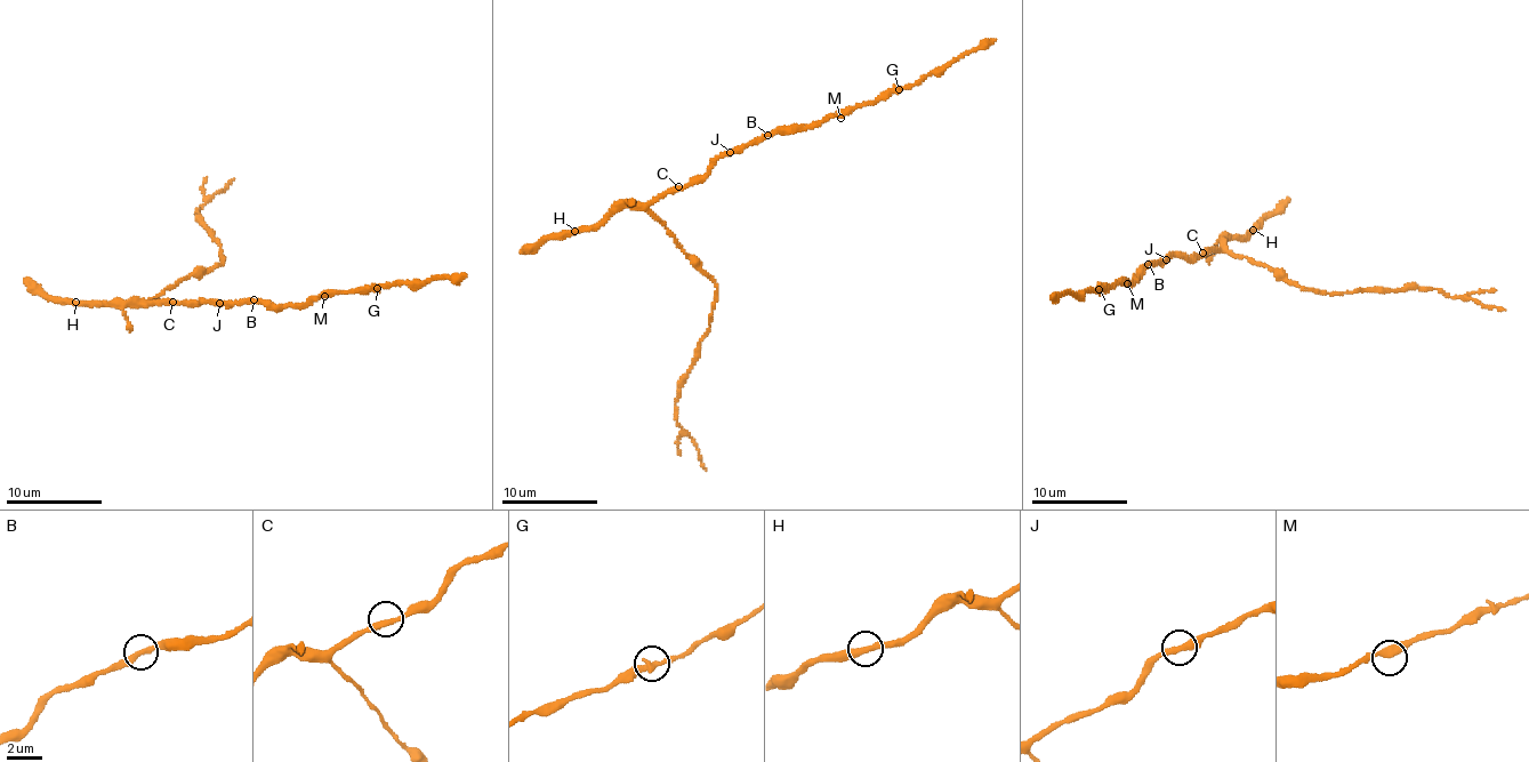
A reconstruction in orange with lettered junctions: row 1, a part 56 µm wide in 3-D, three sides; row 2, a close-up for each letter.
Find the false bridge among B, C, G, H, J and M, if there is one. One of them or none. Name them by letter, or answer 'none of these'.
none of these

